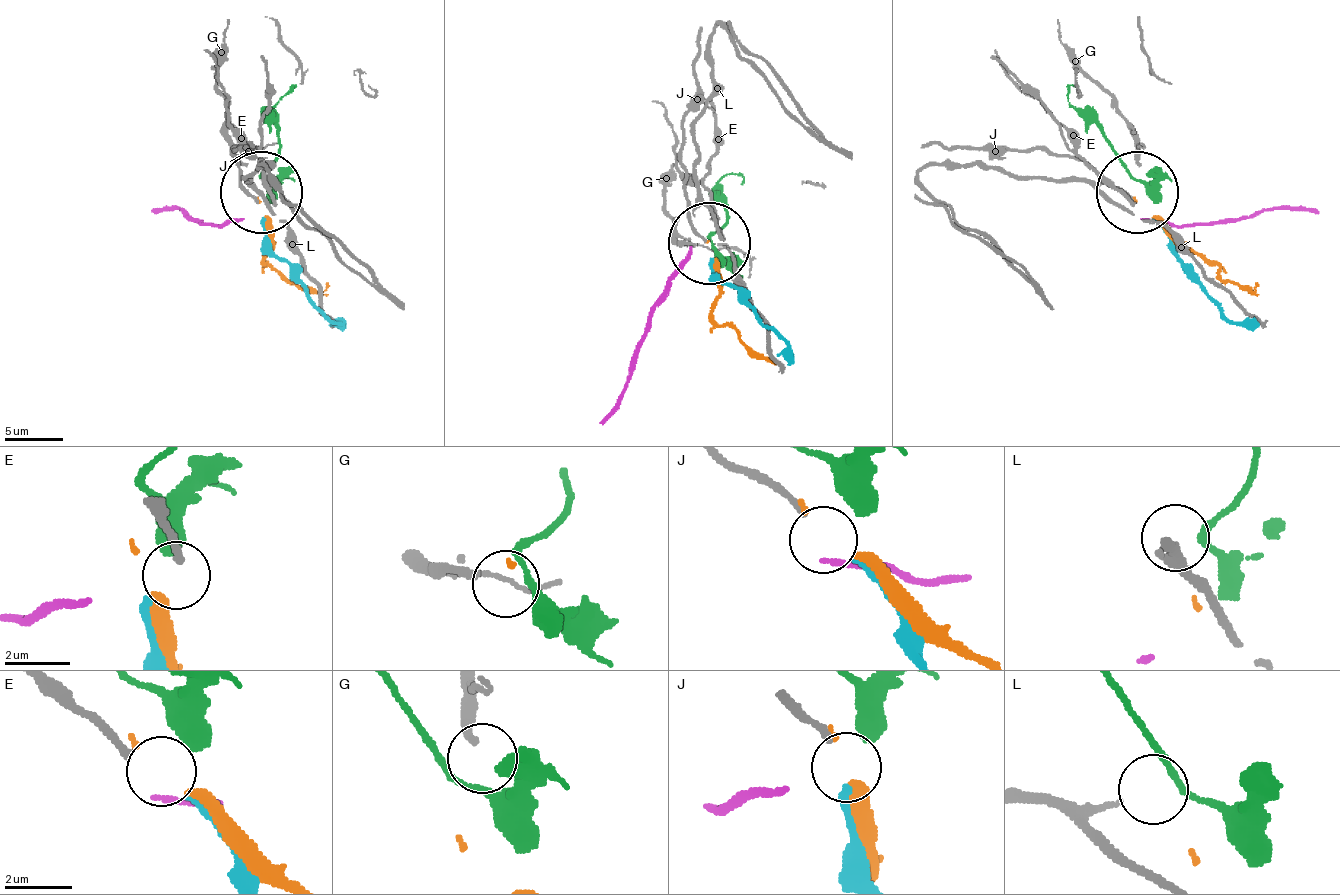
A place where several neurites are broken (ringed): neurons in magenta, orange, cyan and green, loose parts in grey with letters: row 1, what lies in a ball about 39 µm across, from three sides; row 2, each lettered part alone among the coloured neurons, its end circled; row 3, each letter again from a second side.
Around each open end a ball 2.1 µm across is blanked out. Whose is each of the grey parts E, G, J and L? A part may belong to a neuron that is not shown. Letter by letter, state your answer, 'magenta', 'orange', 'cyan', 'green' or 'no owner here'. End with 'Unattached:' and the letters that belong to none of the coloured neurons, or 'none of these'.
E: no owner here
G: no owner here
J: cyan
L: green
Unattached: E, G

